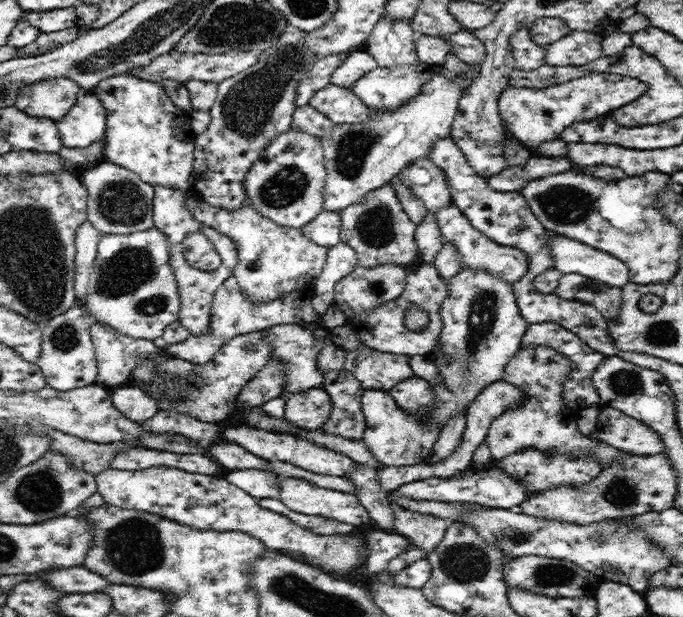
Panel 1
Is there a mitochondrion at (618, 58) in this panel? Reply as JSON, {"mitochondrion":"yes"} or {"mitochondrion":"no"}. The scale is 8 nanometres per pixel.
{"mitochondrion":"no"}

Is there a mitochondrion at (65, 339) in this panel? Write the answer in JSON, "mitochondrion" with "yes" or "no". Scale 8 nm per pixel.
{"mitochondrion":"yes"}

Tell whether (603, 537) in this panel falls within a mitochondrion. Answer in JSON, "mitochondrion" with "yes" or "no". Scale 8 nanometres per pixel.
{"mitochondrion":"yes"}

